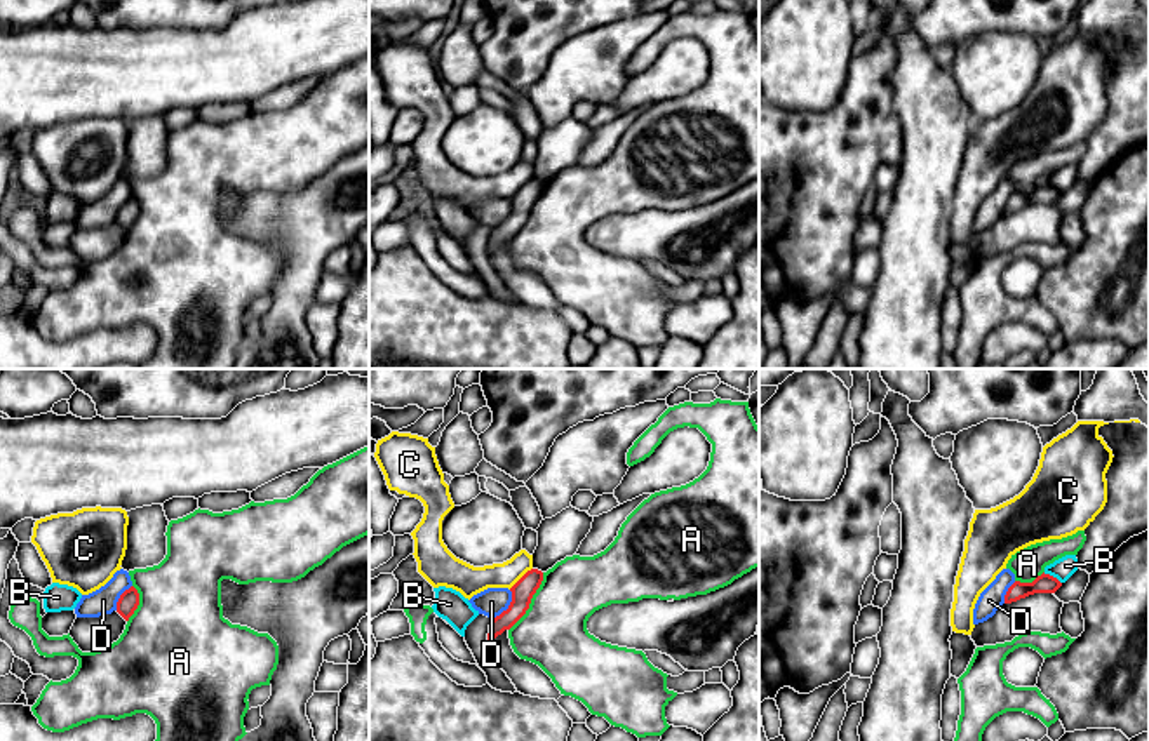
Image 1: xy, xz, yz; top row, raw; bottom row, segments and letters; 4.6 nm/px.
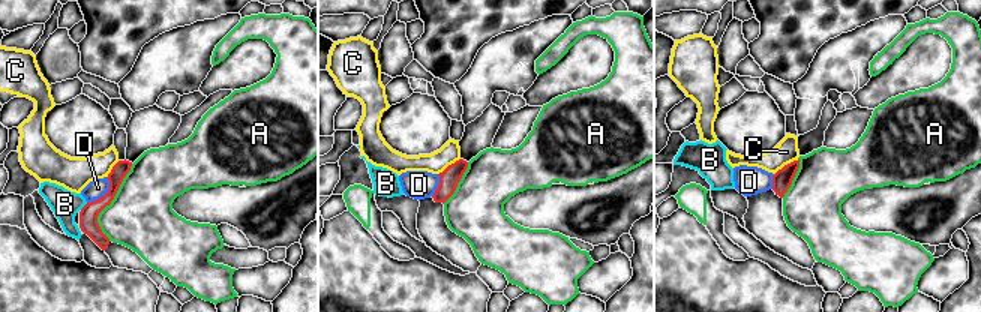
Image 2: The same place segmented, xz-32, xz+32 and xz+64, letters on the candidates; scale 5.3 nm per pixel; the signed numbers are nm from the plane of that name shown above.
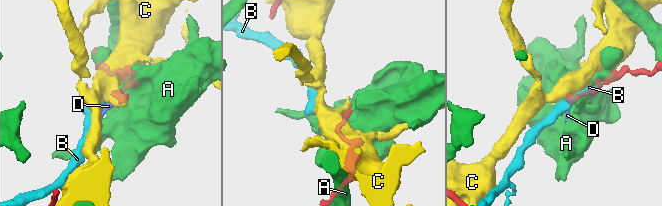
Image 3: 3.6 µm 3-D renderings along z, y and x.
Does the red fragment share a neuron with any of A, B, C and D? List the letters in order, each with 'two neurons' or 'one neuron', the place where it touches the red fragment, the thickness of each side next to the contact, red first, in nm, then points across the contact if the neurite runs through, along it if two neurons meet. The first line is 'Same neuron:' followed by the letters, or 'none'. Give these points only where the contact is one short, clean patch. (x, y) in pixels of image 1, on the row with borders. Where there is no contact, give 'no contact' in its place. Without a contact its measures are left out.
Same neuron: none
A: two neurons; meets red in xz at (530, 602); 100 nm thick on the red side, 320 nm on the other
B: two neurons; meets red in yz at (1052, 576); 90 nm thick on the red side, 100 nm on the other
C: two neurons; meets red in xz at (521, 578); 100 nm thick on the red side, 140 nm on the other
D: two neurons; meets red in xz at (509, 607); 100 nm thick on the red side, 140 nm on the other; border along xz (510, 590), (510, 604), (491, 618)

